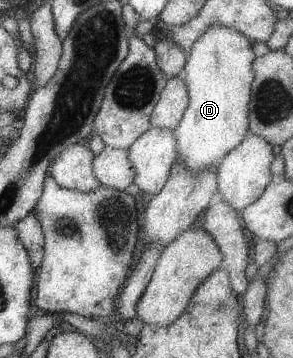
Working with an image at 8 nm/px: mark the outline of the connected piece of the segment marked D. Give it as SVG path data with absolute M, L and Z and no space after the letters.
M212 24L198 36L187 53L181 75L186 84L189 100L179 124L173 129L173 134L176 138L176 160L182 160L191 172L207 168L219 161L248 133L250 84L254 77L251 63L256 57L251 46L252 42L238 30Z

